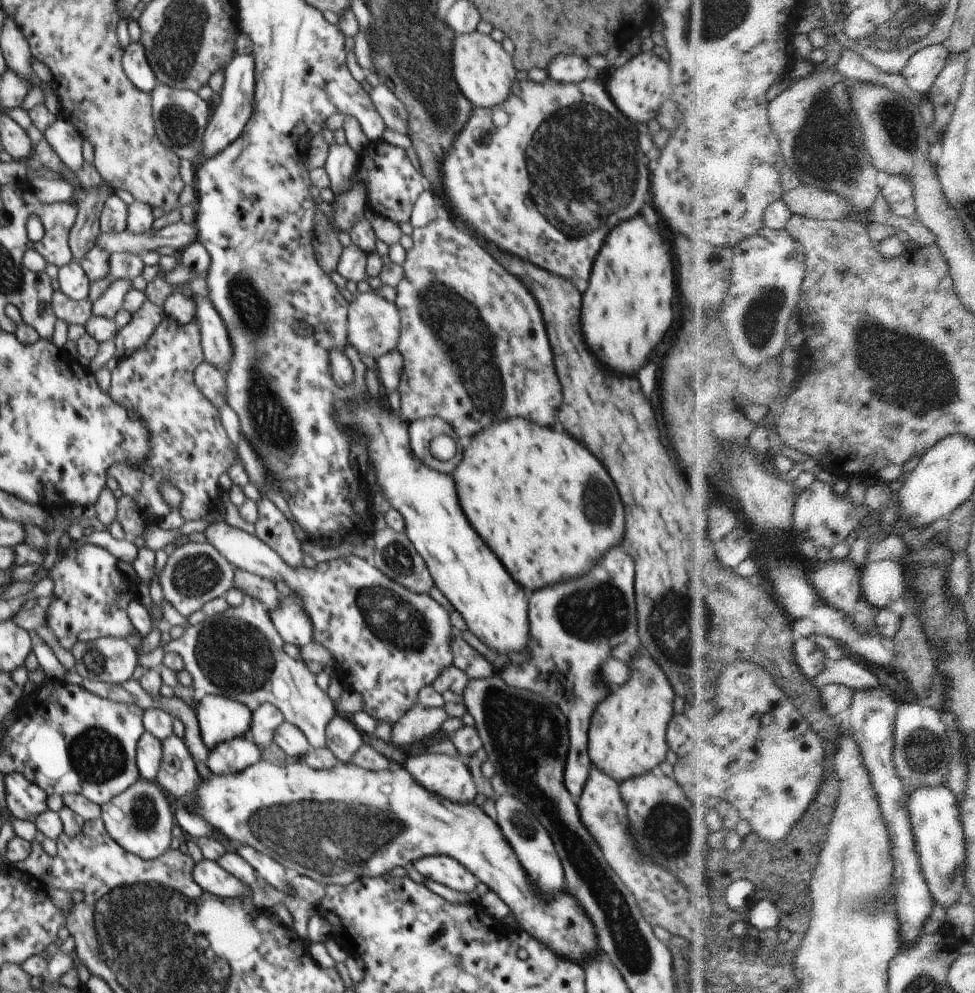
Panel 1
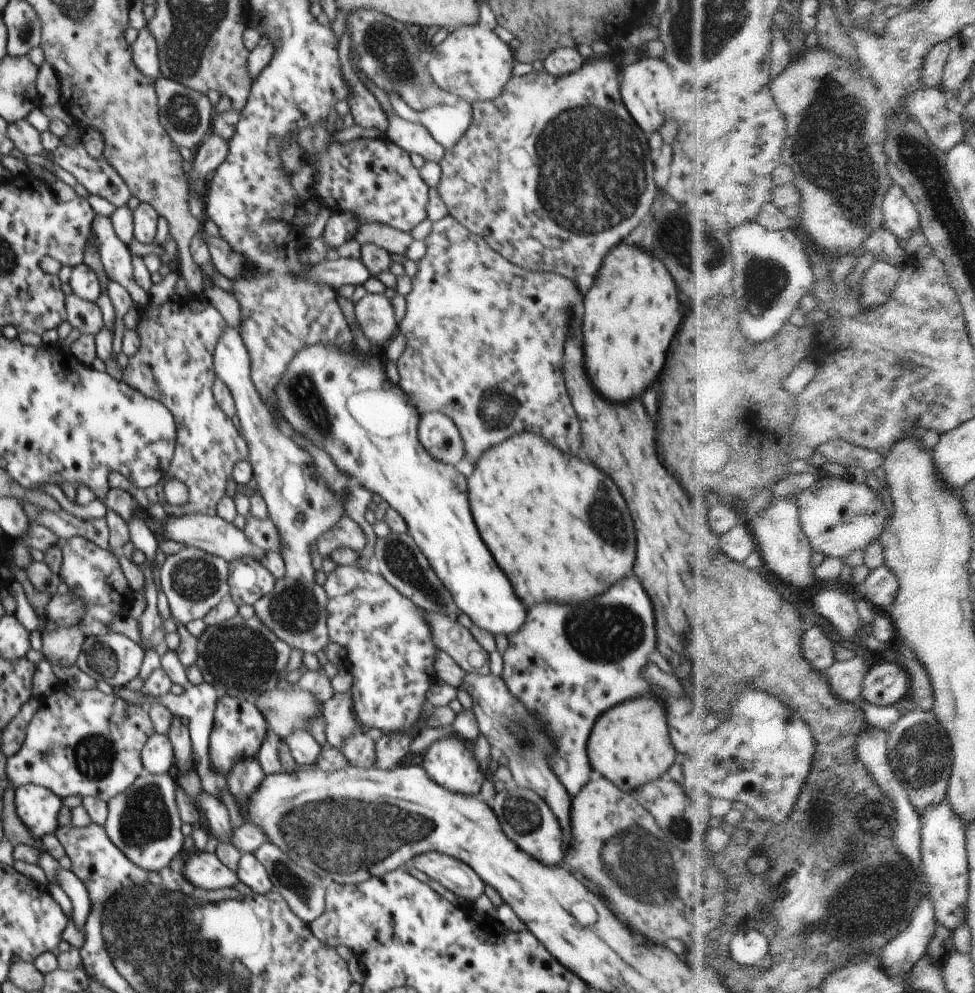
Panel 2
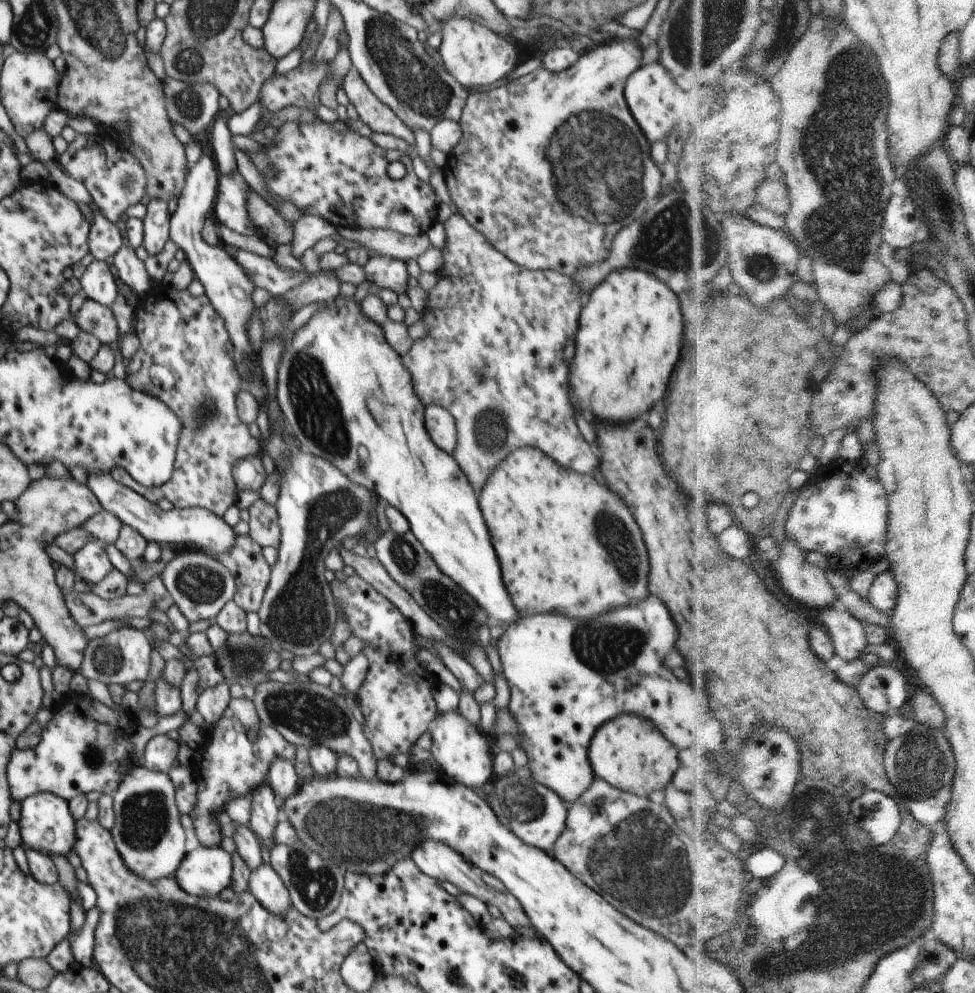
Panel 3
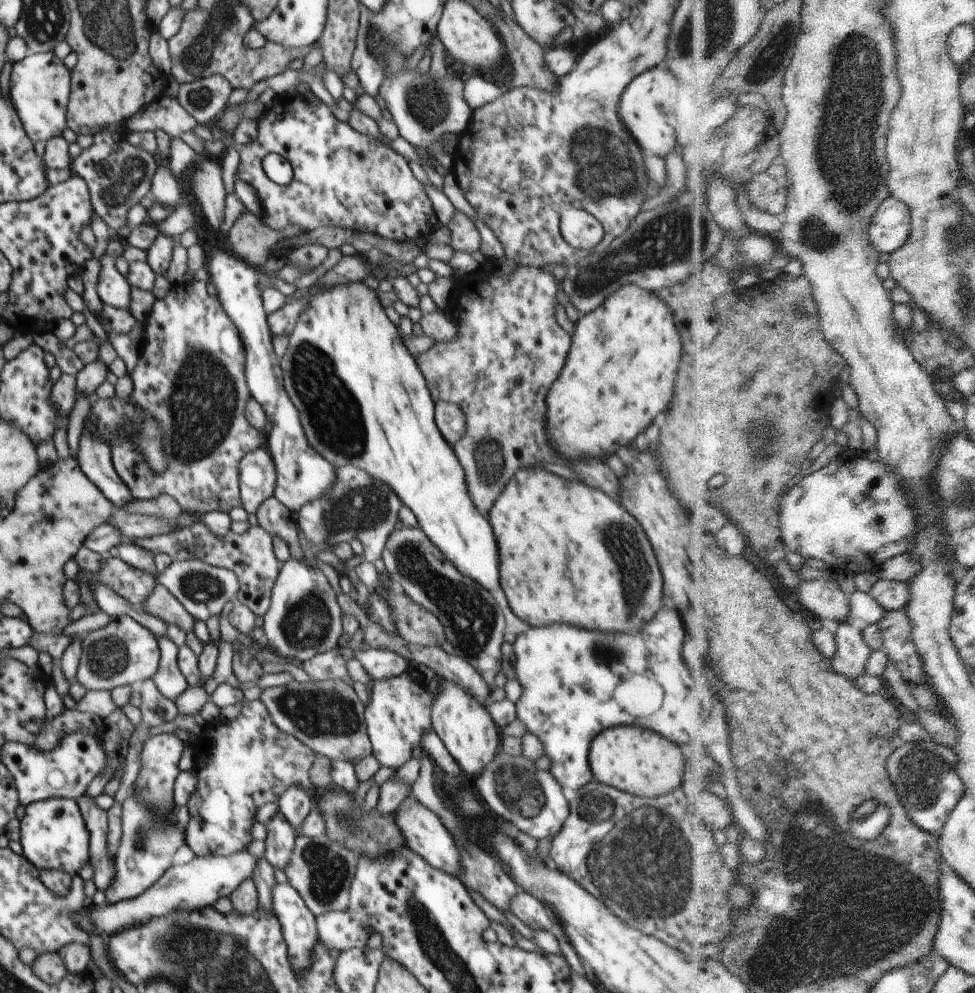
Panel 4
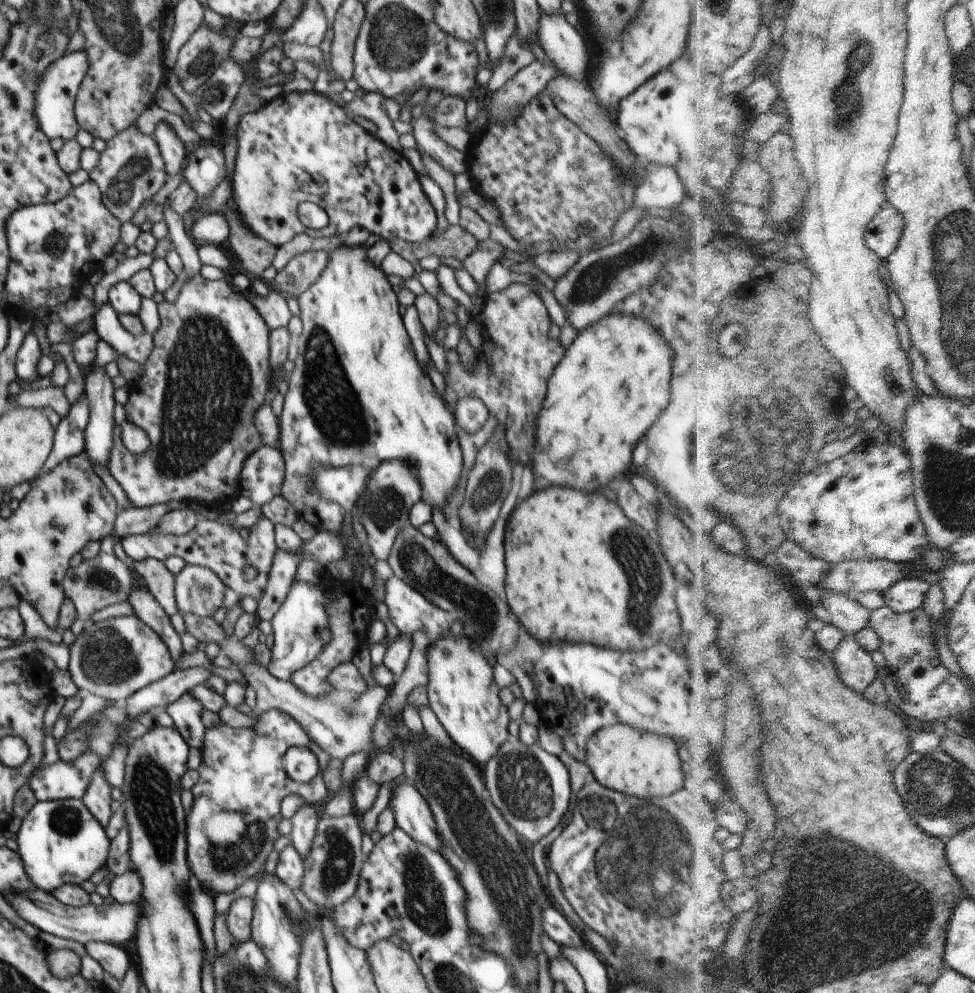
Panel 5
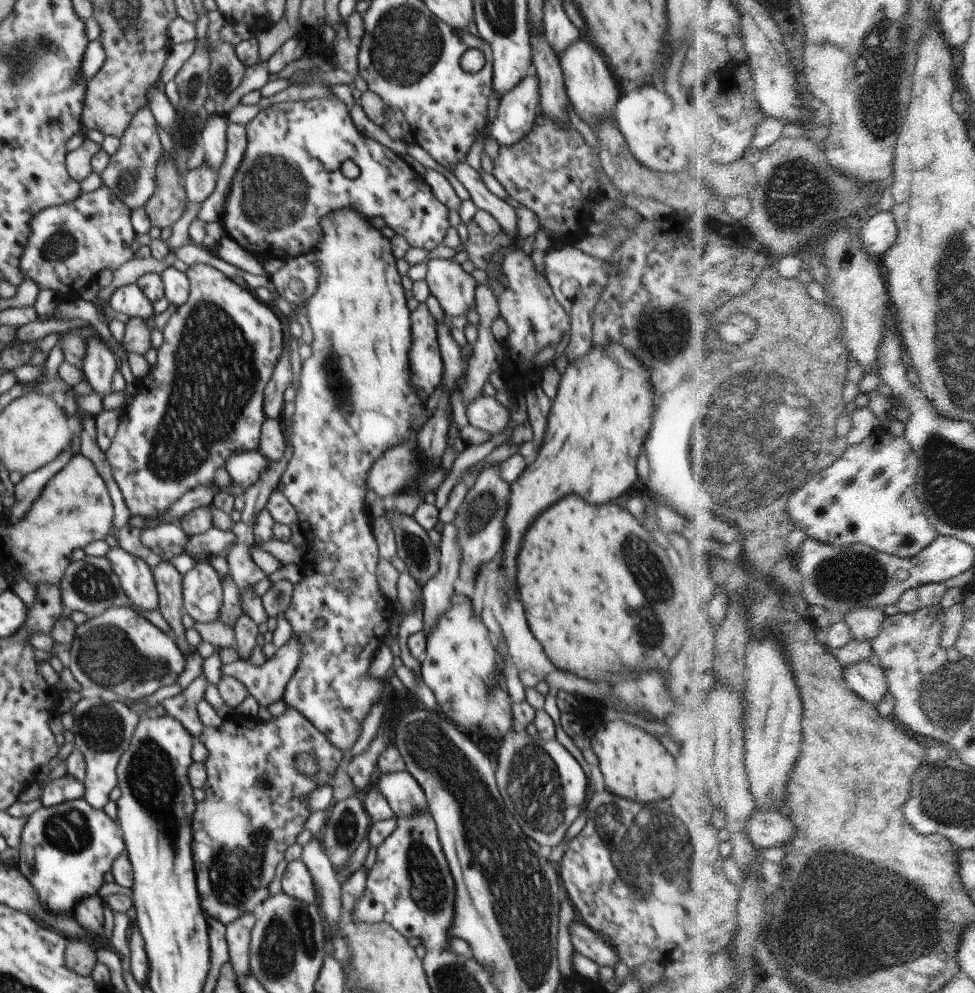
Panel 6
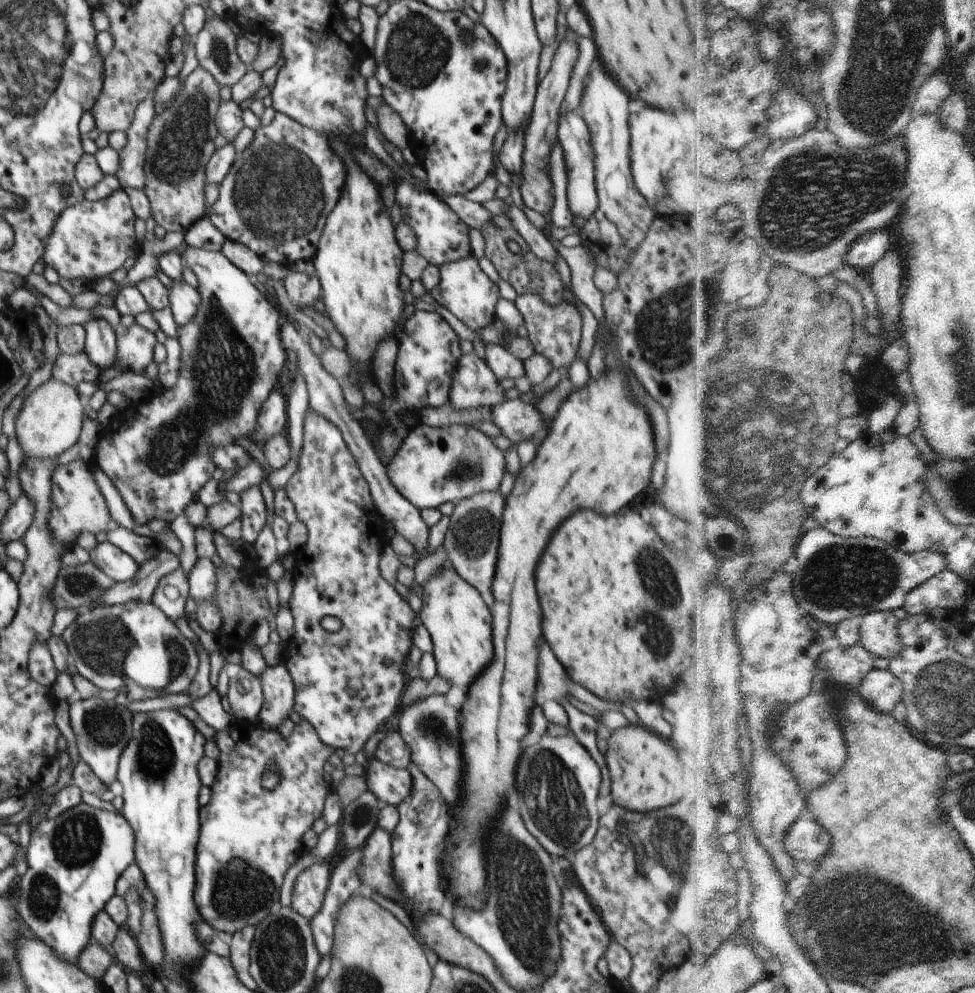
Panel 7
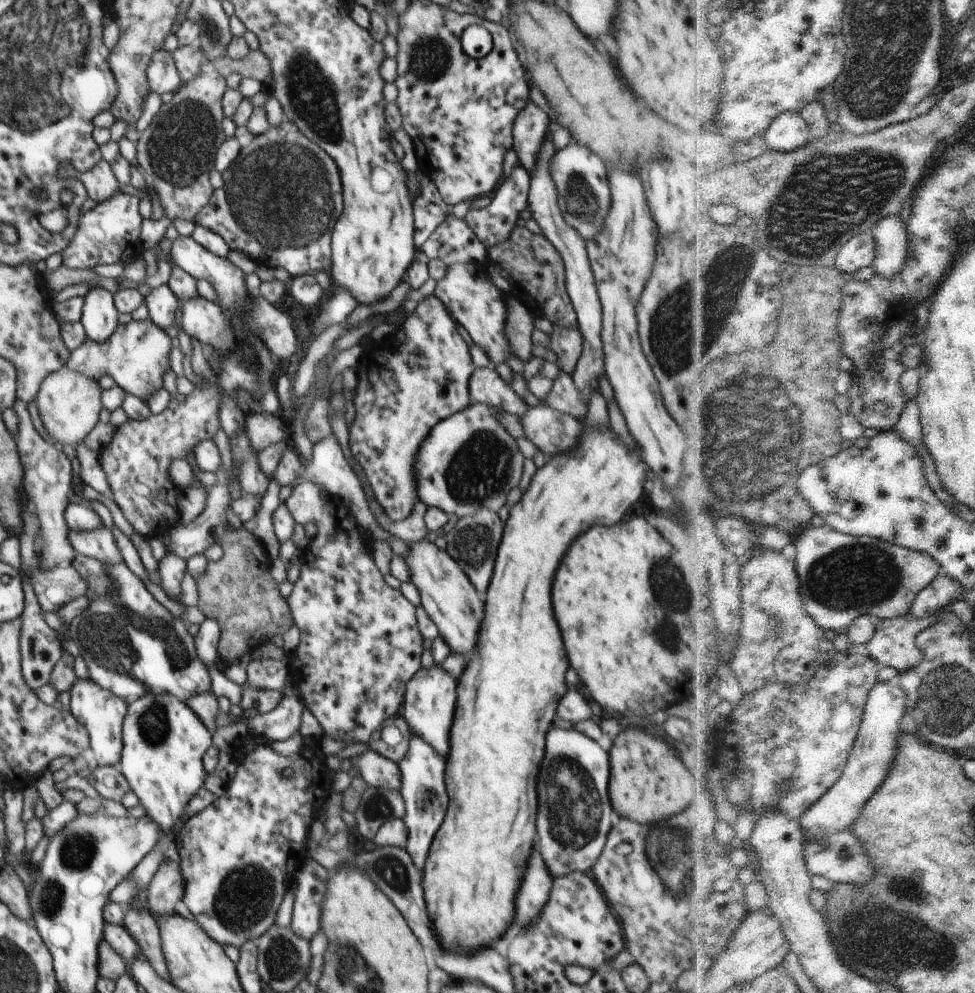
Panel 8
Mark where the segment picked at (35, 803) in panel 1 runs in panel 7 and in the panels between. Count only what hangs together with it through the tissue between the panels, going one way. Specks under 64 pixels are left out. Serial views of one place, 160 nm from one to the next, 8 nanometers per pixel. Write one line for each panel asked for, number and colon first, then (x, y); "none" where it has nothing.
2: (37, 807)
3: (46, 824)
4: (53, 834)
5: (60, 842)
6: (66, 850)
7: (74, 860)

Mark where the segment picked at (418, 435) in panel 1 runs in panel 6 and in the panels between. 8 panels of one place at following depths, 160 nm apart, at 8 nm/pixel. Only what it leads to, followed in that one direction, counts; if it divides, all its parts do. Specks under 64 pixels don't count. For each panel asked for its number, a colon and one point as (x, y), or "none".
2: (438, 433)
3: (441, 424)
4: (451, 420)
5: (470, 413)
6: (487, 413)

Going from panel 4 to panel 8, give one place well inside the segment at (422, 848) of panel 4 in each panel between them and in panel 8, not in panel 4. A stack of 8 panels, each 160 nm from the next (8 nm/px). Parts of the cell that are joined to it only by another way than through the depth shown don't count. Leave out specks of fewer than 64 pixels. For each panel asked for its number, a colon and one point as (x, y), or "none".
5: (412, 814)
6: (405, 796)
7: (391, 785)
8: (378, 771)

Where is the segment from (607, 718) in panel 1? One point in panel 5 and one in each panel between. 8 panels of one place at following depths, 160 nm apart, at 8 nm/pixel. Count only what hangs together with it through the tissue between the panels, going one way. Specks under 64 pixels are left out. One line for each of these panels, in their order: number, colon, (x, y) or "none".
2: (629, 745)
3: (629, 753)
4: (634, 760)
5: (643, 764)

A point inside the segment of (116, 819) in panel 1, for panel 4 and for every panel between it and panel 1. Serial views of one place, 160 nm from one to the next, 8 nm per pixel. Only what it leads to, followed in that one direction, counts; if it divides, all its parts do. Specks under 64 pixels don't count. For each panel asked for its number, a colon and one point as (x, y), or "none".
2: (143, 822)
3: (148, 834)
4: (148, 844)

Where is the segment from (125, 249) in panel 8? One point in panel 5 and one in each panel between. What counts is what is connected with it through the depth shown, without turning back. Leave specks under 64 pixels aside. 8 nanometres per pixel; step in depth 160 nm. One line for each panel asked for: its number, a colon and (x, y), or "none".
5: (53, 247)
6: (68, 244)
7: (90, 240)

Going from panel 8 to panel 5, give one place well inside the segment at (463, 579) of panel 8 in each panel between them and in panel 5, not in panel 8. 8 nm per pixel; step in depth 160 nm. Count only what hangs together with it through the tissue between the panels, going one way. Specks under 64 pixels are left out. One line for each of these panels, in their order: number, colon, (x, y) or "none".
5: (461, 691)
6: (461, 667)
7: (459, 623)

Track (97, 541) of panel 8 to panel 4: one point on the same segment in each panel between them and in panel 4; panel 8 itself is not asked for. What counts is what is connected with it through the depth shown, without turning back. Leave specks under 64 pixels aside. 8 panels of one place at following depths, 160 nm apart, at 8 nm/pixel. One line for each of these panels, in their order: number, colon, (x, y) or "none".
4: (170, 681)
5: (145, 607)
6: (136, 577)
7: (119, 566)

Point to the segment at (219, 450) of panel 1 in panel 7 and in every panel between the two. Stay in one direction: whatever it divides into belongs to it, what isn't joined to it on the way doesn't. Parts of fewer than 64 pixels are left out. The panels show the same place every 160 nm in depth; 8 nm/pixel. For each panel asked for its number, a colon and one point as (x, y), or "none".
2: (174, 366)
3: (185, 358)
4: (191, 375)
5: (207, 375)
6: (219, 350)
7: (156, 453)

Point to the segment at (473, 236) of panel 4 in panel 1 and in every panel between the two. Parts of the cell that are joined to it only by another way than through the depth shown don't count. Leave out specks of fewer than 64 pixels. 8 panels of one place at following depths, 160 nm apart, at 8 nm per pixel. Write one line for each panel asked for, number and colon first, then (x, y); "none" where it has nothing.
1: (474, 347)
2: (485, 338)
3: (494, 356)

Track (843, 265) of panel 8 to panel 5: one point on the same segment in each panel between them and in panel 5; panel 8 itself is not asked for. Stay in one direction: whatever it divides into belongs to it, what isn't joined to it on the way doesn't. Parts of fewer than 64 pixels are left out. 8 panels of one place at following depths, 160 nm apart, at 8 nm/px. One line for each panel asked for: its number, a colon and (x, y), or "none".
5: (884, 234)
6: (879, 234)
7: (868, 250)

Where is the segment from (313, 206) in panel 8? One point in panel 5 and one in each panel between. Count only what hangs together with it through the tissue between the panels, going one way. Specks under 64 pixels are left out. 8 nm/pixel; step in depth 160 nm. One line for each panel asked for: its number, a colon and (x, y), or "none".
5: (301, 147)
6: (289, 179)
7: (266, 202)

